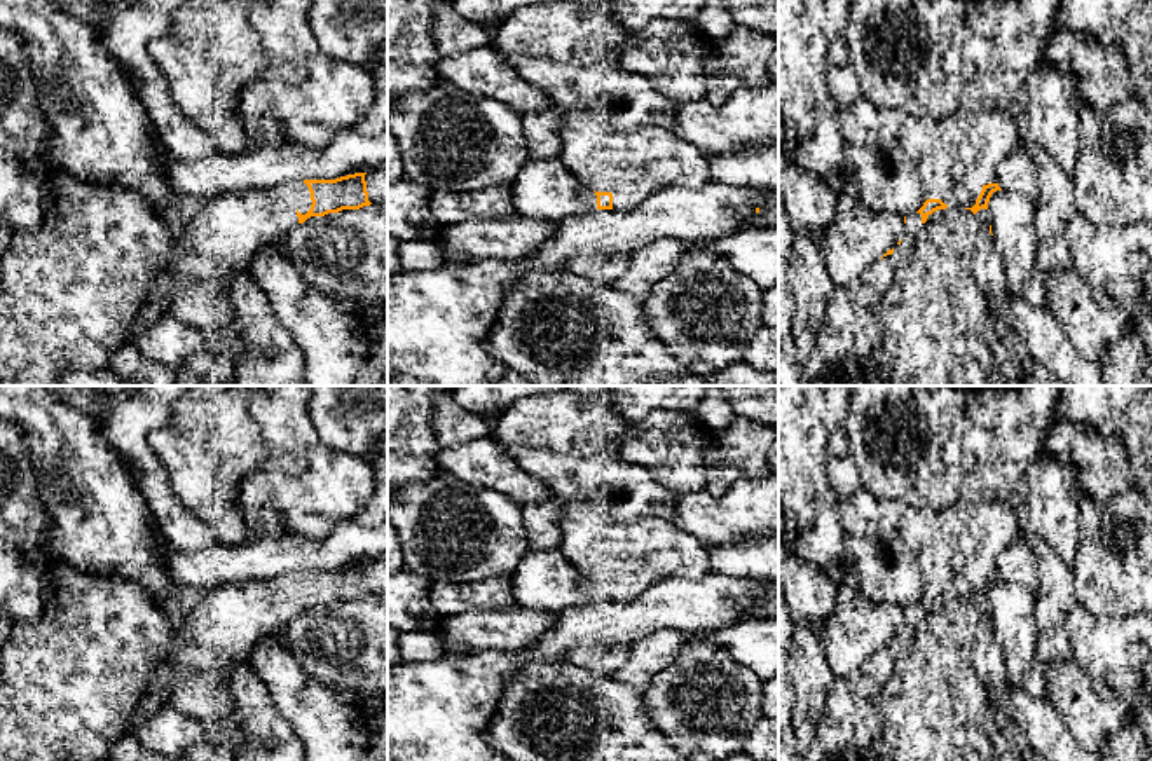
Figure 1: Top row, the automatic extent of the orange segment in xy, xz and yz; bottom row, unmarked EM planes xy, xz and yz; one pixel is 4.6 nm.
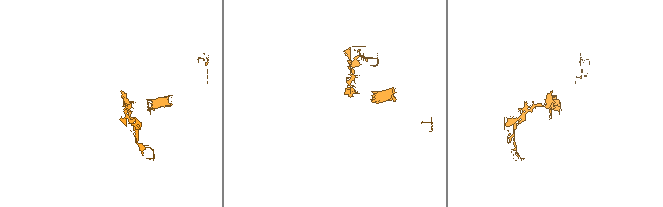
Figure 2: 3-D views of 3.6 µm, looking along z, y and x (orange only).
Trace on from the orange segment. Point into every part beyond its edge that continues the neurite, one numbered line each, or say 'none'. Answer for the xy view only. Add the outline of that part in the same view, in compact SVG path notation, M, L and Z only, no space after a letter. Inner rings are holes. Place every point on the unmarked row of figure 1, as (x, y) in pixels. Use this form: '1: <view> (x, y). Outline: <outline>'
1: xy (344, 646). Outline: M387 599L311 607L285 625L283 639L309 677L361 710L387 702Z

